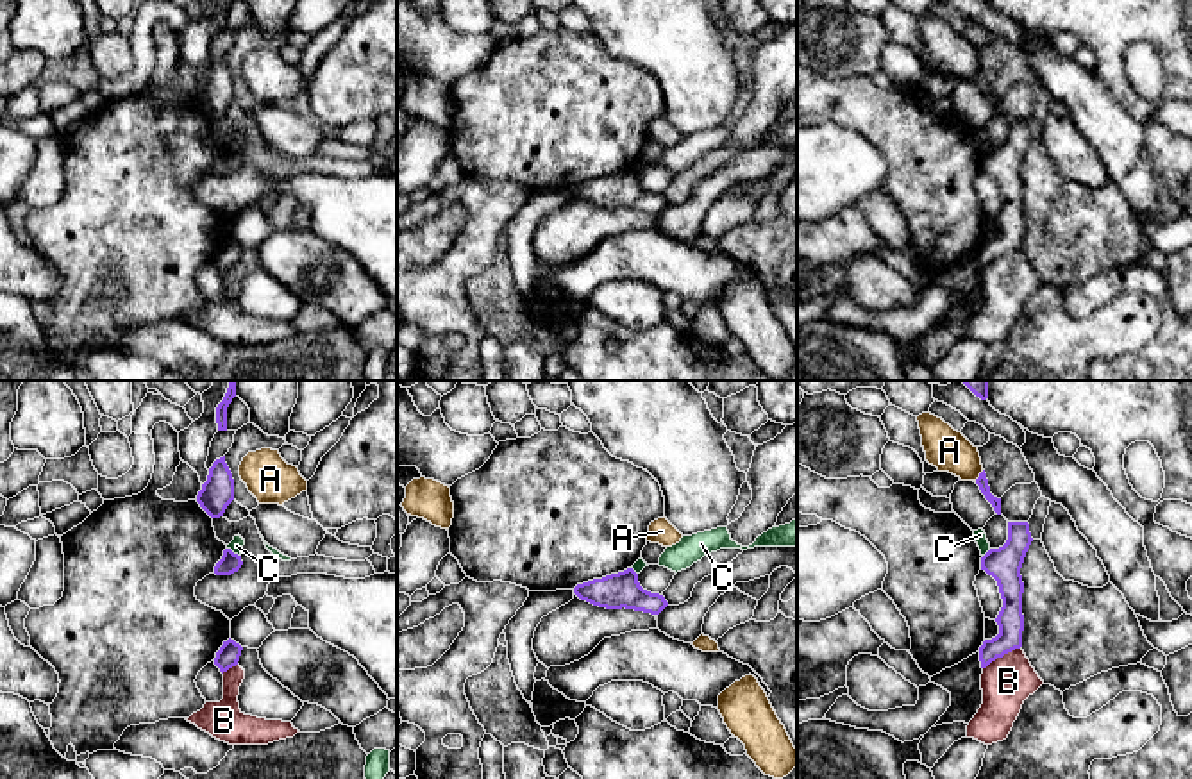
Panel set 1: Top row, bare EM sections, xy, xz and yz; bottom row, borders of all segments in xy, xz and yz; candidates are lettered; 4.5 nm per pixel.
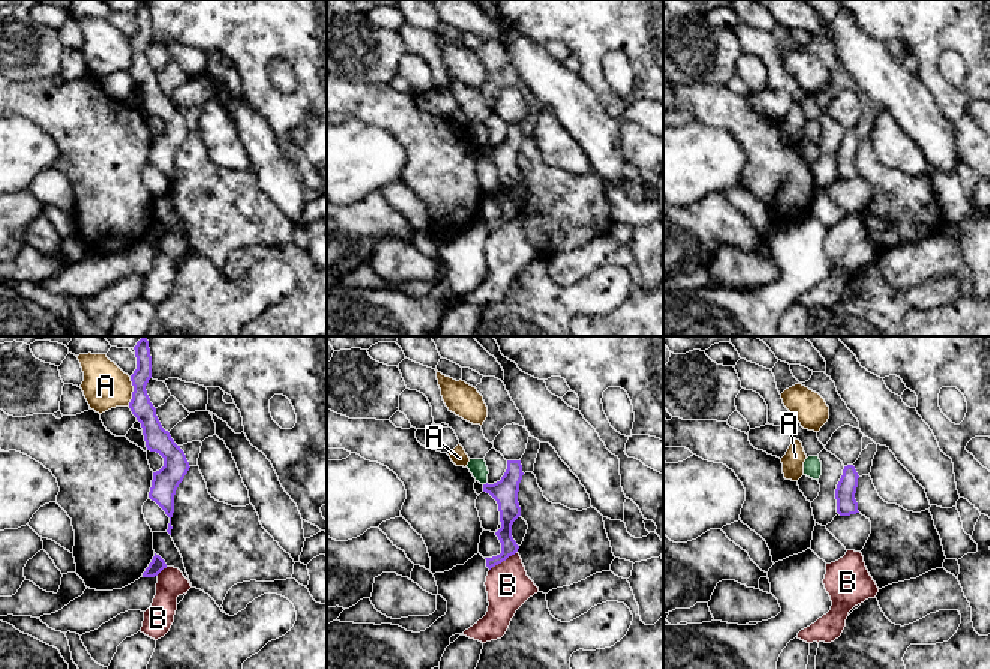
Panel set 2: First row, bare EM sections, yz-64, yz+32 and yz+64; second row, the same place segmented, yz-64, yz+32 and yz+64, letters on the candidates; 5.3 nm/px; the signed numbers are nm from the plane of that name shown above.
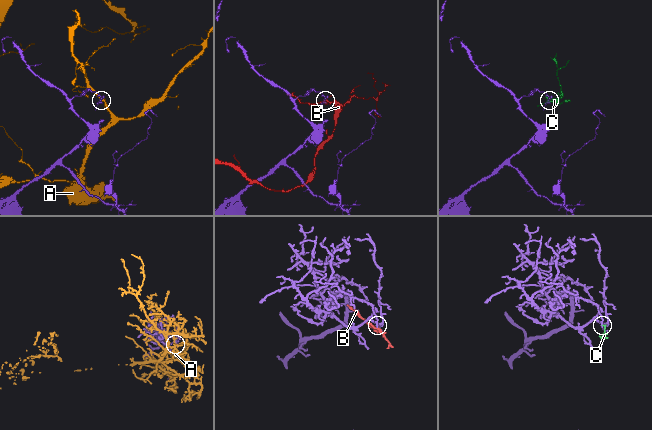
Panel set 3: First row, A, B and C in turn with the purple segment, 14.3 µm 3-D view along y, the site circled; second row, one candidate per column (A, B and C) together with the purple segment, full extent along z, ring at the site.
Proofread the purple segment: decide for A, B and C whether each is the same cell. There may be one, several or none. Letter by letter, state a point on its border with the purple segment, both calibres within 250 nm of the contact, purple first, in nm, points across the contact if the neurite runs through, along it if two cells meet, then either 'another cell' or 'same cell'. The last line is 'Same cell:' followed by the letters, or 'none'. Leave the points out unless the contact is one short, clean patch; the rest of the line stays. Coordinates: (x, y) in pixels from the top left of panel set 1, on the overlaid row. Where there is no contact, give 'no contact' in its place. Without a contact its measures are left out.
A: contact yz (980, 476); calibres 60 and 190 nm; border yz (983, 470), (974, 481); another cell
B: contact yz (1001, 656); calibres 120 and 220 nm; border yz (1019, 647), (998, 656), (983, 669); another cell
C: contact xy (233, 552); calibres 90 and 60 nm; border xy (227, 547), (240, 556); another cell
Same cell: none

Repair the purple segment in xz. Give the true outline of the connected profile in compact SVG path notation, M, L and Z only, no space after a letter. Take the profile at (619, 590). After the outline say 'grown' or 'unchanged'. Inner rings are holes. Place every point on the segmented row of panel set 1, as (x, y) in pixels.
M633 568L577 584L574 593L581 600L606 609L625 607L659 615L668 606L663 595L651 593L640 586L638 574Z; unchanged

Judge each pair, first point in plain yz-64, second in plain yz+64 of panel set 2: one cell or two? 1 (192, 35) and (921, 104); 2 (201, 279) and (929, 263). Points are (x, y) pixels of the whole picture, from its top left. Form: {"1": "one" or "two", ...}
{"1": "two", "2": "two"}

